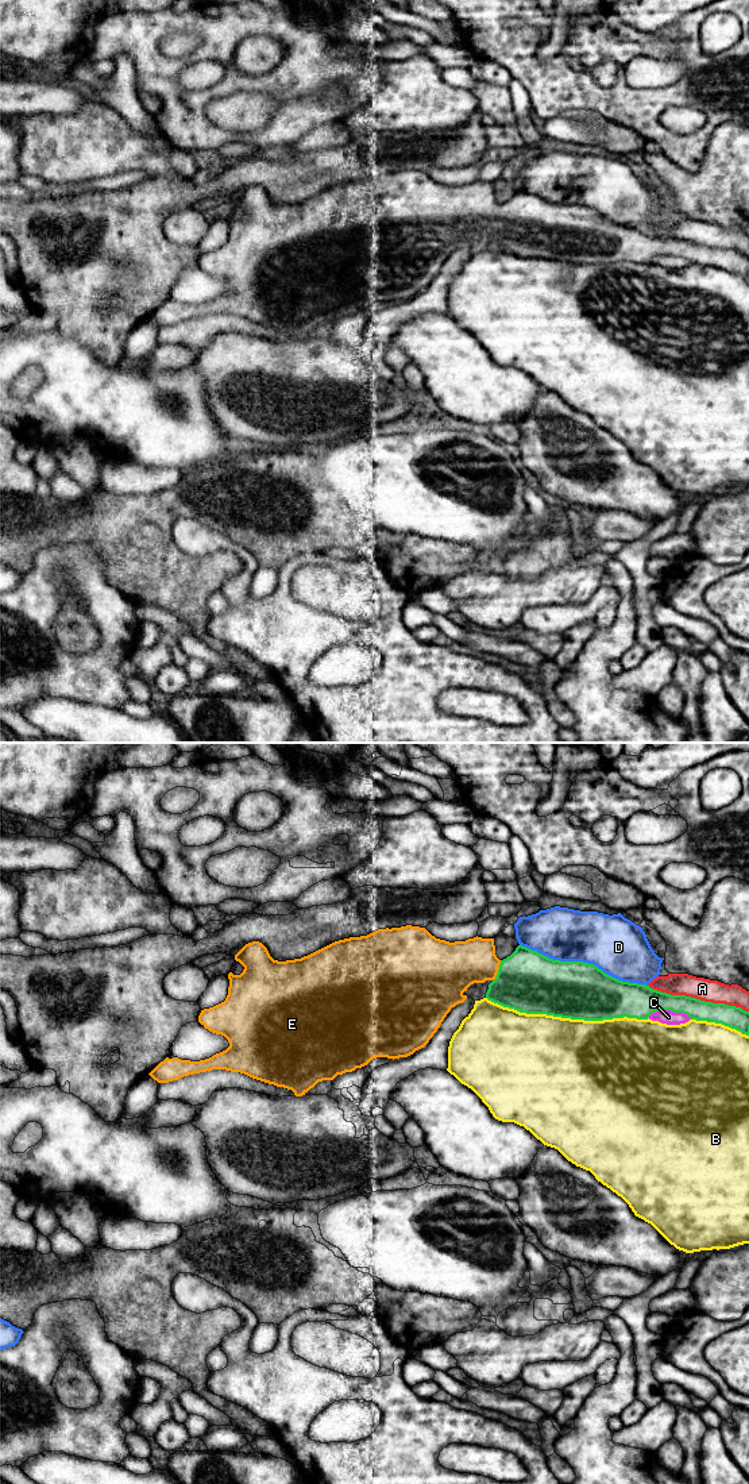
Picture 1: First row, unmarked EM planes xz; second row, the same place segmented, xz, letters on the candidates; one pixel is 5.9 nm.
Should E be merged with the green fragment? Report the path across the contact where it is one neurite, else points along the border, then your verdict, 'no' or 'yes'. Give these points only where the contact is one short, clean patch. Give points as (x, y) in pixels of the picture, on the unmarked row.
way xz (528, 226), (517, 224), (498, 215), (483, 208), (459, 208); yes

